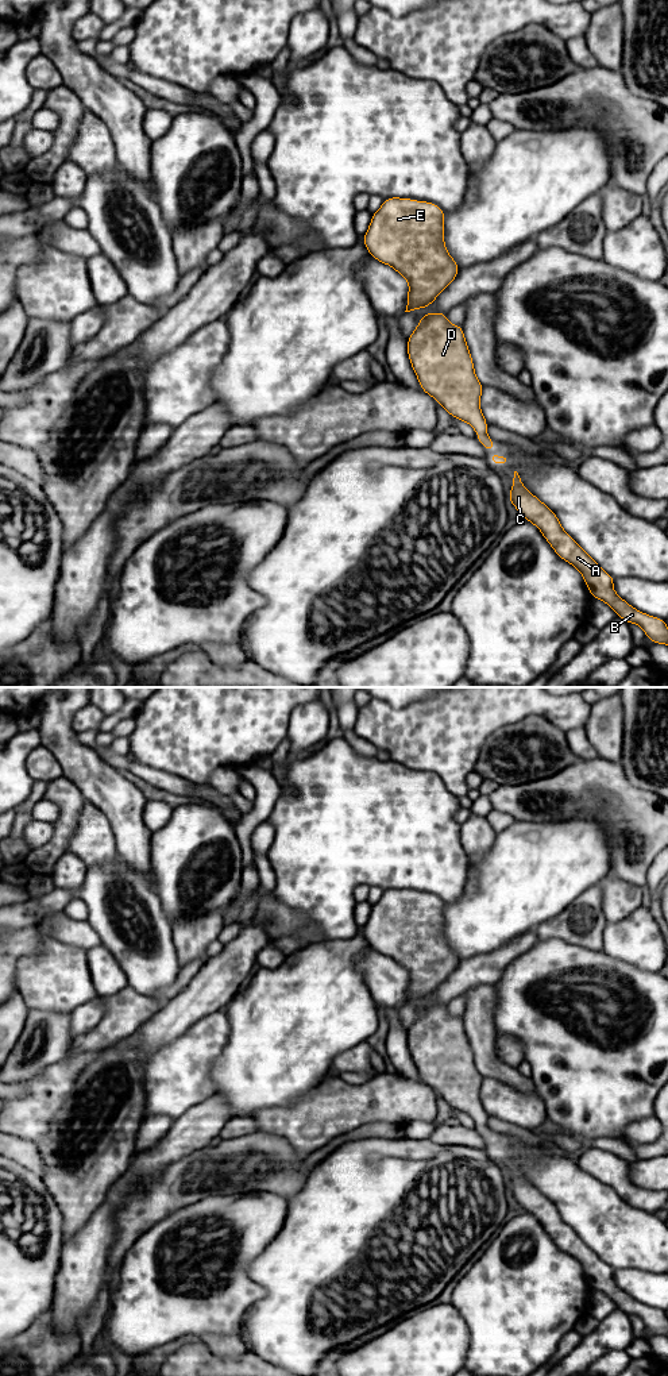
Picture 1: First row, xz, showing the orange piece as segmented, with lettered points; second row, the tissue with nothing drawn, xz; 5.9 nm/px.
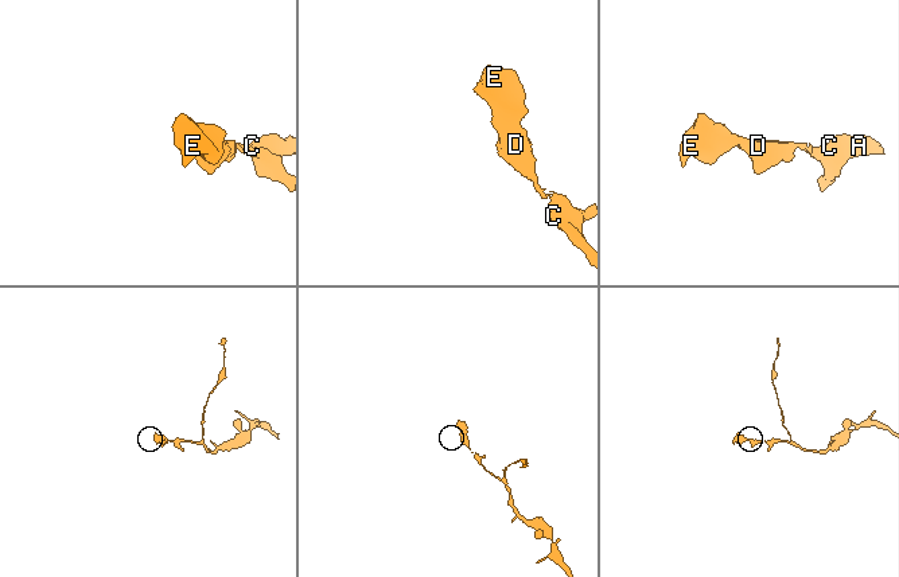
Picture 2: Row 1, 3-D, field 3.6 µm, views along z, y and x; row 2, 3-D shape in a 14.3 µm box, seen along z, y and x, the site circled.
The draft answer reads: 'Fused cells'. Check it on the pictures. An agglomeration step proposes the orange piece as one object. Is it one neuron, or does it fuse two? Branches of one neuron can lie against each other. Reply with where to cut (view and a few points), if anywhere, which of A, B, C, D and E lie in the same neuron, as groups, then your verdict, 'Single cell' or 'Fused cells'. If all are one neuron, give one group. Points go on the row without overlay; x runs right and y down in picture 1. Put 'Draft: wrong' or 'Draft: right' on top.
Draft: wrong
No split. Groups: A B C D E. Single cell

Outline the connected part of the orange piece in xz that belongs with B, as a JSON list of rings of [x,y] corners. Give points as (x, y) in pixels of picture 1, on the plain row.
[[[514,1163],[513,1177],[509,1183],[509,1194],[516,1198],[526,1213],[530,1213],[540,1221],[560,1250],[580,1263],[592,1290],[606,1294],[619,1310],[629,1315],[640,1317],[645,1327],[655,1335],[668,1337],[668,1318],[665,1311],[640,1303],[622,1291],[613,1279],[615,1269],[607,1265],[563,1221],[556,1205],[551,1199],[526,1182],[517,1163]]]

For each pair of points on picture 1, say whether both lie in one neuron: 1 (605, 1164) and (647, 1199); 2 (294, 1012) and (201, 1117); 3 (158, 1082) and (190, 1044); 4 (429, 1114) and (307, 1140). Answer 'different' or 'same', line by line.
1: same
2: different
3: same
4: same

